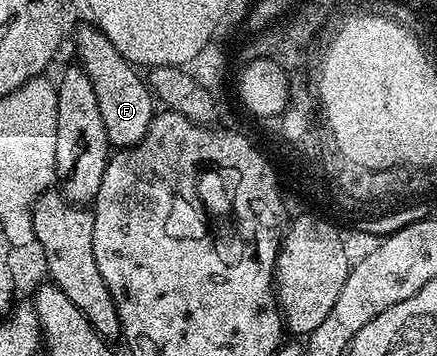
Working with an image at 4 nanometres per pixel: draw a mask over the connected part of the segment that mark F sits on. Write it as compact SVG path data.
M96 25L79 28L73 35L73 43L77 46L78 57L81 58L79 60L81 70L87 73L91 85L95 85L99 113L103 116L103 129L110 144L120 149L133 147L139 141L143 141L155 114L155 96L150 91L142 72L121 56L119 49L111 45L111 41Z

